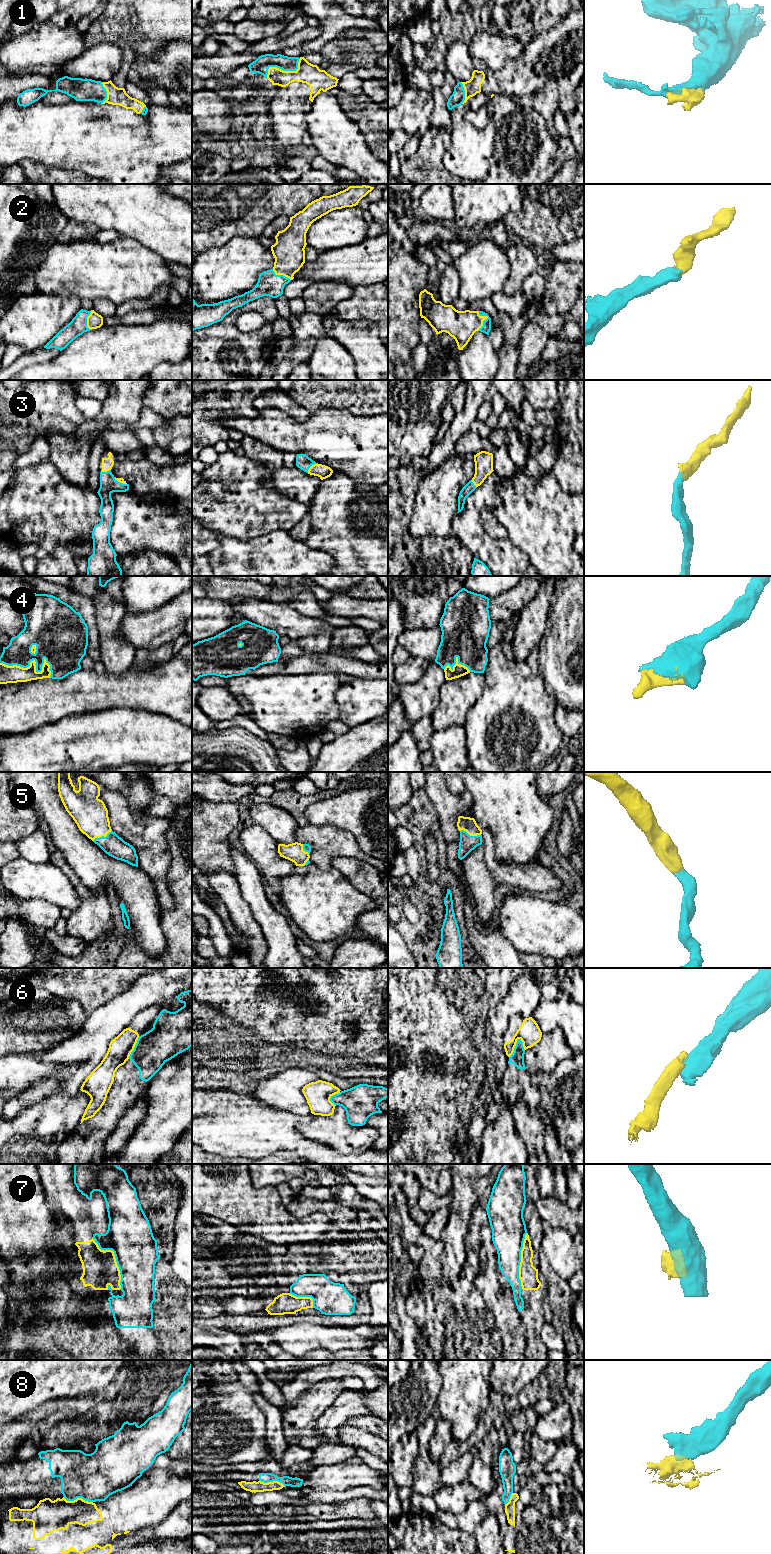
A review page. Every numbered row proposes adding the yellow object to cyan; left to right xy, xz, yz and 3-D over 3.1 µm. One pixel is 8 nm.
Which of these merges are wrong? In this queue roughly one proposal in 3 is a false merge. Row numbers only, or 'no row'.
6, 7, 8

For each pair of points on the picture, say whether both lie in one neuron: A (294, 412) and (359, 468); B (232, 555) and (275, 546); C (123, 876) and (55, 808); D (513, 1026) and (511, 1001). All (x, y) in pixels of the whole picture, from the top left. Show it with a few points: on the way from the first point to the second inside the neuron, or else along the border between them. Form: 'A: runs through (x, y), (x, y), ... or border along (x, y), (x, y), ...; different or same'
A: border along (282, 410), (300, 421), (305, 421), (312, 414); different
B: runs through (243, 555), (264, 555); same
C: runs through (103, 868), (63, 828); same
D: border along (519, 1014), (510, 1018), (502, 1035); different

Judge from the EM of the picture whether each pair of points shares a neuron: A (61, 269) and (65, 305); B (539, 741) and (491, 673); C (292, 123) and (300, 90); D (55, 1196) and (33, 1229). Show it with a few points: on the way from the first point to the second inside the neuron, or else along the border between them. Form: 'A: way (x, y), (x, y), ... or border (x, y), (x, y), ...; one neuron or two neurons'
A: border (41, 291), (63, 296), (77, 296), (80, 299); two neurons
B: way (522, 724), (515, 717), (513, 695), (508, 690); one neuron
C: way (292, 115), (294, 98); one neuron
D: border (40, 1183), (47, 1203), (54, 1209); two neurons

